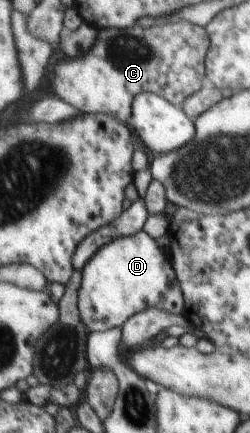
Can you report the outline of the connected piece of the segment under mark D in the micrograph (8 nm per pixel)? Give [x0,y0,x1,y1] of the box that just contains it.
[76,230,185,332]

